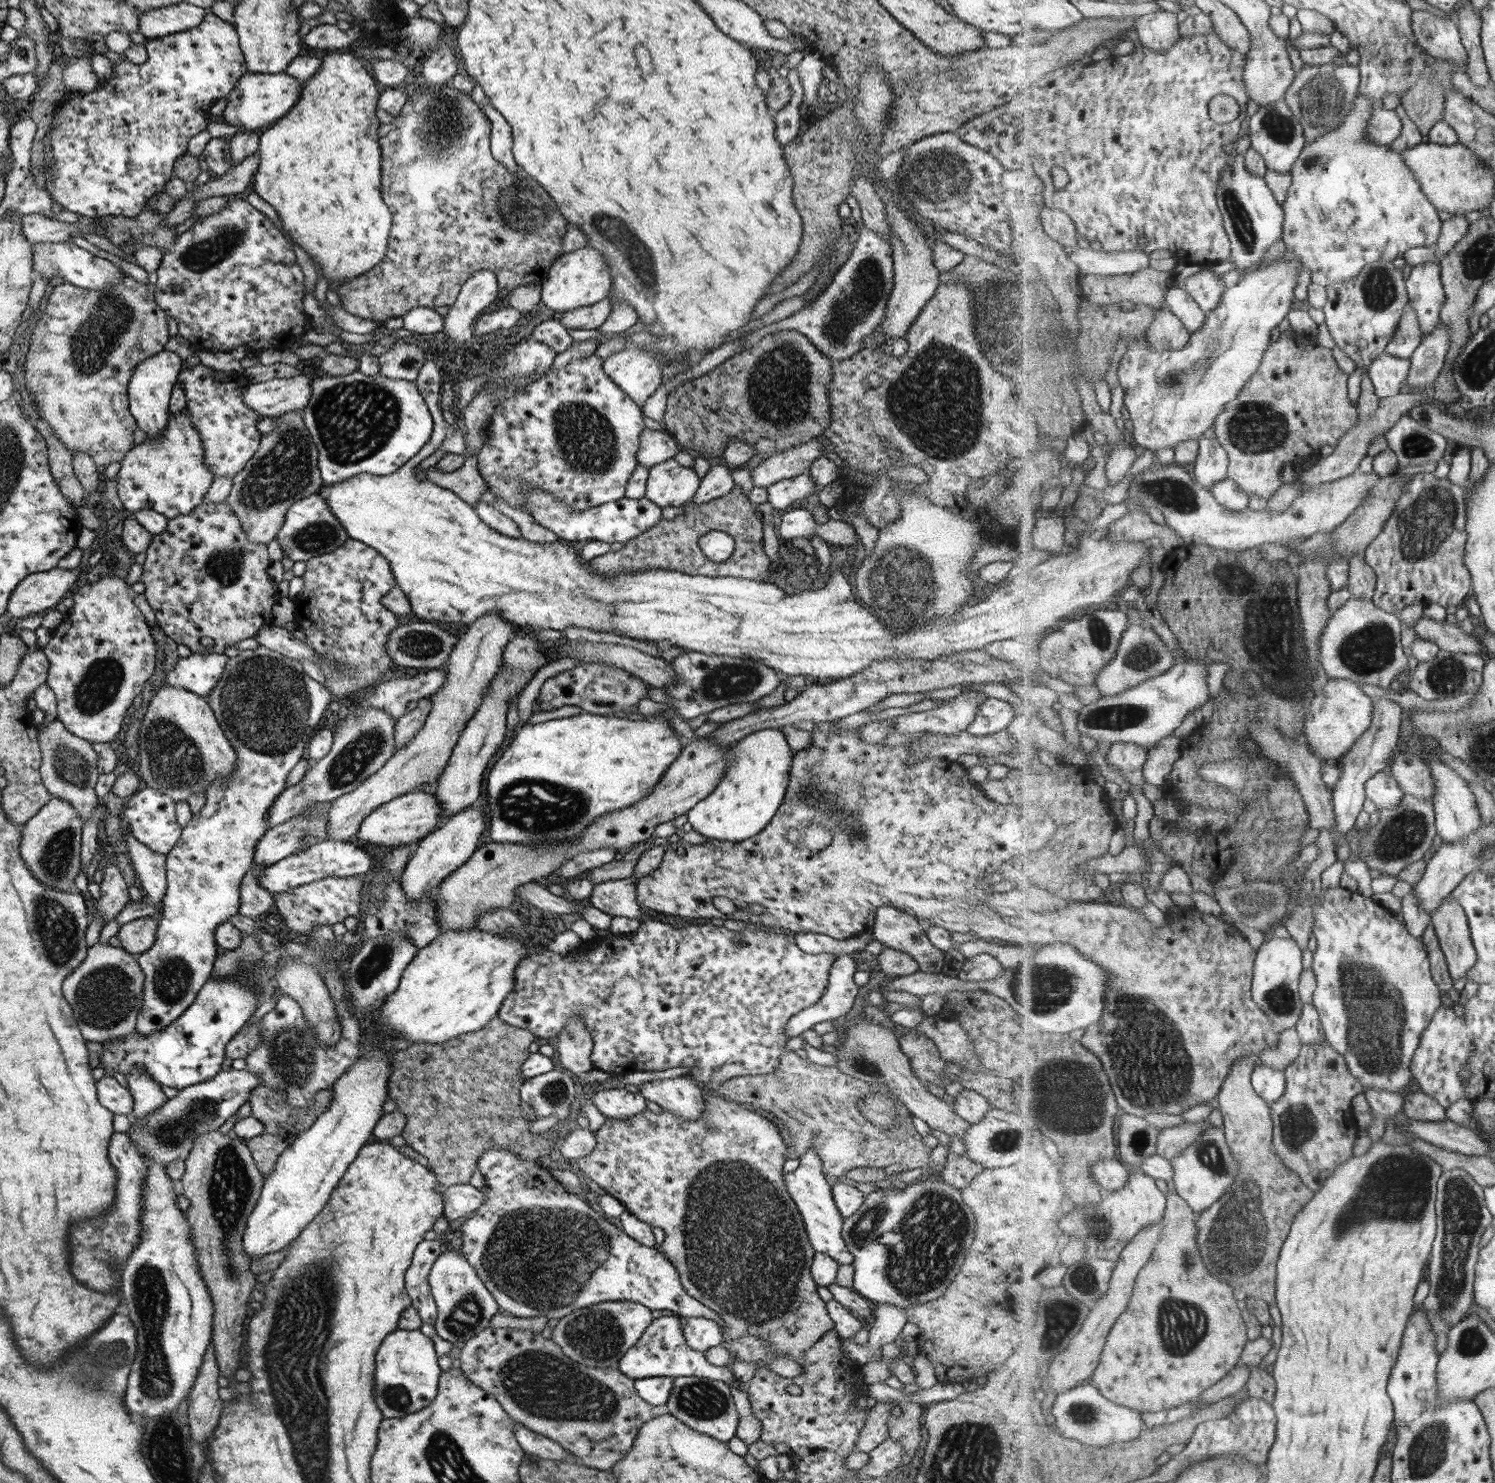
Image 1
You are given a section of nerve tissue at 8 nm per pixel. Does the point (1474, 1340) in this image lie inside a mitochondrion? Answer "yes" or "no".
yes

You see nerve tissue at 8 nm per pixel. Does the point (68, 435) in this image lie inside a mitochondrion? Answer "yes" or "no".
no

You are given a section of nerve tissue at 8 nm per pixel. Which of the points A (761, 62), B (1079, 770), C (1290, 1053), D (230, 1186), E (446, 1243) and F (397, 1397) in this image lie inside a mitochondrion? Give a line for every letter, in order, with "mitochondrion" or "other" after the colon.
A: other
B: other
C: other
D: mitochondrion
E: other
F: mitochondrion

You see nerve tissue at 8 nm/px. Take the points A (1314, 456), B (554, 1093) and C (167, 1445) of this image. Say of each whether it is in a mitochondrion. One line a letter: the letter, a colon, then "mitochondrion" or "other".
A: other
B: mitochondrion
C: mitochondrion

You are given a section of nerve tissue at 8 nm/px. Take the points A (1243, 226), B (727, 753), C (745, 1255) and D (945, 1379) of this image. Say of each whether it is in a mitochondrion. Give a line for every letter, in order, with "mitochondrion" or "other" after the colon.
A: mitochondrion
B: other
C: mitochondrion
D: other

